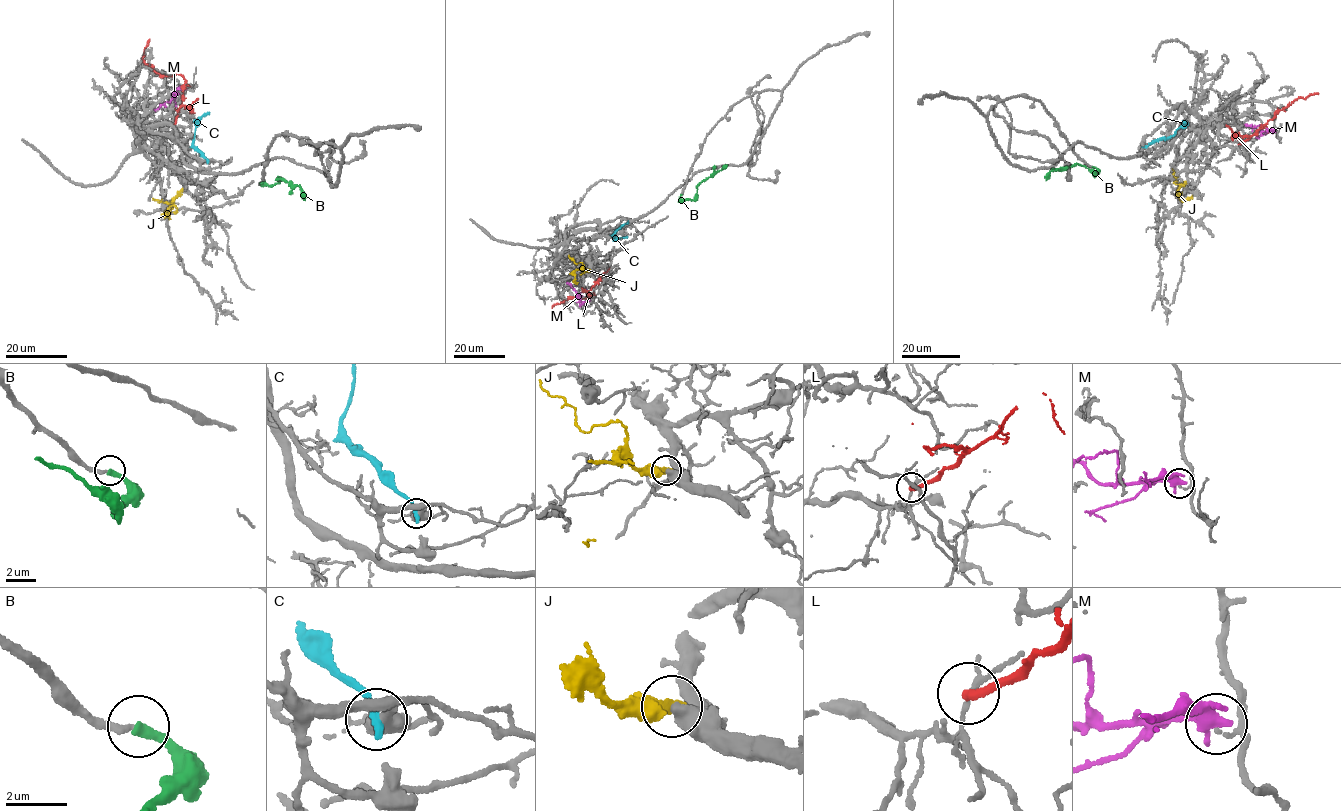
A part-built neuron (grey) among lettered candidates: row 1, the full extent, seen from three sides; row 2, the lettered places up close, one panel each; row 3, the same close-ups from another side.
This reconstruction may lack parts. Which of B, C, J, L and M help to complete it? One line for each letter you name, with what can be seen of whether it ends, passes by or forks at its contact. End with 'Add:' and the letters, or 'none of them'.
B: it ends
Add: B

